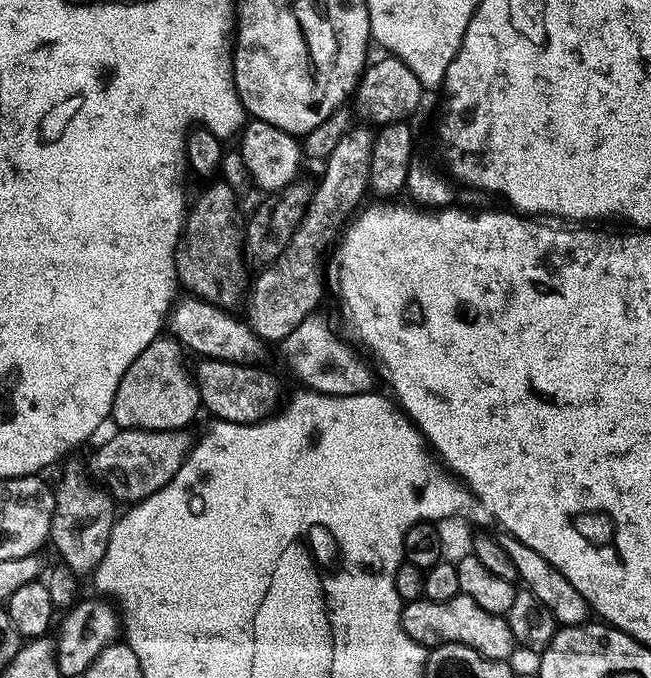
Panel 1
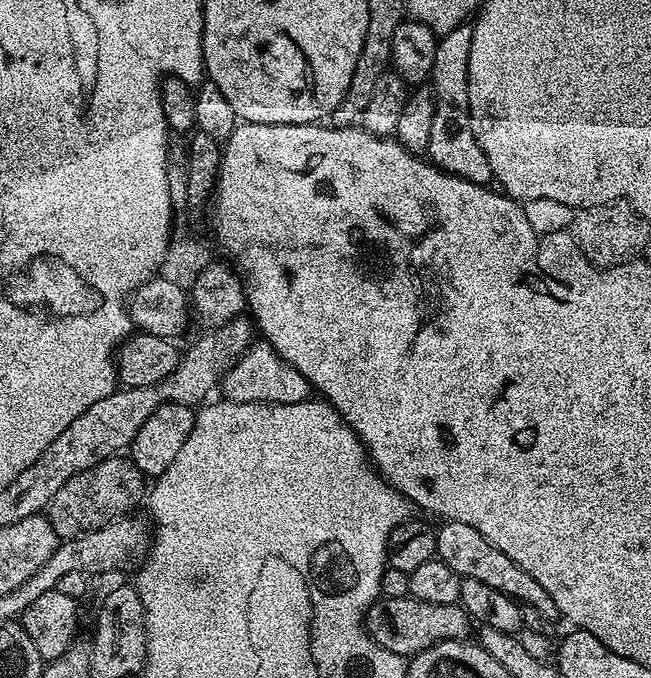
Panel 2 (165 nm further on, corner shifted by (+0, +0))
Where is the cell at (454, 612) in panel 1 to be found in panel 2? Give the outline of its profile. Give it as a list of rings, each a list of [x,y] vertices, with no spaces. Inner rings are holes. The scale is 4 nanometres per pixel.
[[[406,595],[402,598],[390,598],[389,600],[381,598],[377,600],[376,603],[373,604],[372,607],[368,610],[368,614],[366,617],[366,627],[369,636],[372,637],[372,640],[374,642],[378,642],[378,646],[382,646],[386,650],[390,650],[391,652],[393,652],[394,654],[398,654],[399,656],[411,658],[417,656],[422,650],[426,650],[430,646],[434,646],[438,642],[446,642],[447,640],[468,640],[470,636],[470,634],[468,634],[468,631],[470,631],[471,628],[473,631],[474,624],[469,617],[468,611],[466,611],[464,607],[461,607],[460,604],[451,604],[450,606],[438,606],[435,604],[435,602],[418,602],[412,596]]]

